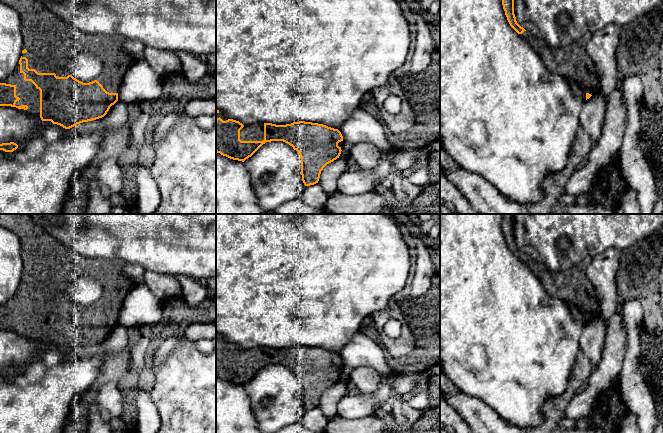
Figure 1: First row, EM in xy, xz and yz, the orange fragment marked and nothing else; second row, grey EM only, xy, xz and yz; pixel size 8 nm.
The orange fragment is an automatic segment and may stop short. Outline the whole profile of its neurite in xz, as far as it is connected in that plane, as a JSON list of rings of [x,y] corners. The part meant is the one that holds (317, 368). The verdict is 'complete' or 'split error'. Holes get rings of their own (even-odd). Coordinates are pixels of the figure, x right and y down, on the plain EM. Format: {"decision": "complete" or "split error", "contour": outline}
{"decision": "split error", "contour": [[[216,334],[216,376],[233,384],[244,386],[263,368],[271,365],[283,365],[296,374],[301,382],[301,399],[305,410],[318,407],[323,392],[339,382],[343,369],[343,360],[338,353],[312,346],[293,346],[286,349],[272,347],[253,347],[243,349],[239,345],[228,343]]]}

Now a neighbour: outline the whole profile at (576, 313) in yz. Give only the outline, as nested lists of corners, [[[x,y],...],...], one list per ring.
[[[568,305],[573,318],[582,326],[586,324],[586,317],[584,314],[574,305]]]

